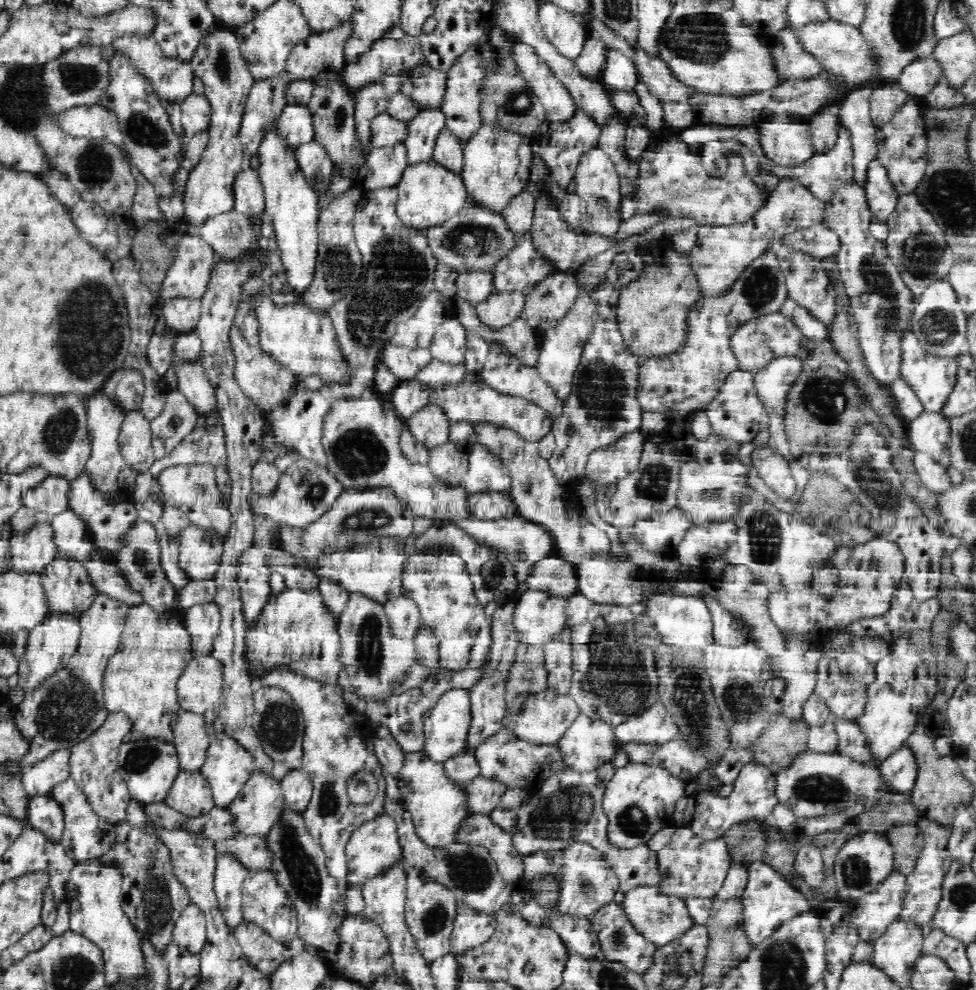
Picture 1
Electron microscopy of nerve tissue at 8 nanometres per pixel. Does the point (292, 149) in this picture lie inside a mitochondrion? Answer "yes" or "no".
no

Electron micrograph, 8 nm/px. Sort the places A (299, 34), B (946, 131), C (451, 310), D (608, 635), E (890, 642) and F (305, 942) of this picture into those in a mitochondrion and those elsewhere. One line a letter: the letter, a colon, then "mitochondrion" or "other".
A: other
B: mitochondrion
C: other
D: other
E: other
F: other

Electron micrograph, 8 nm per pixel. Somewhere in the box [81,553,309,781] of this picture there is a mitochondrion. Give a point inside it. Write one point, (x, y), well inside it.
(279, 726)

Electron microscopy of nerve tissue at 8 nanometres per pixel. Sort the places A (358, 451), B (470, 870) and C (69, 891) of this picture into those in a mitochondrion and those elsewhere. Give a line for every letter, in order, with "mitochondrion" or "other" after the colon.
A: mitochondrion
B: mitochondrion
C: other

